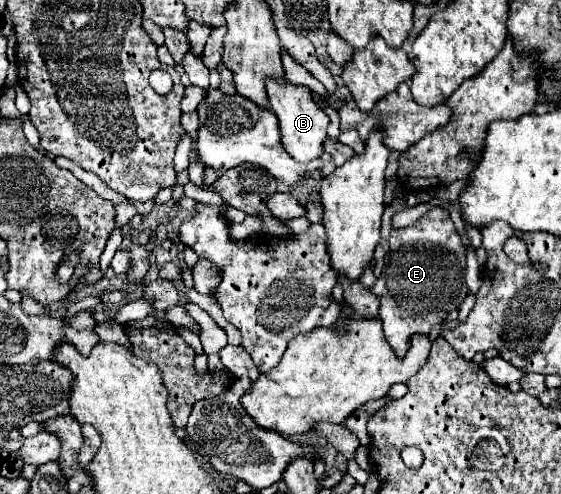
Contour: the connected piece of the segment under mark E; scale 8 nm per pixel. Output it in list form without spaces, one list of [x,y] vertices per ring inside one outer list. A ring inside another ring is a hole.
[[[443,207],[431,209],[415,225],[395,229],[401,233],[393,237],[391,249],[385,257],[383,273],[371,287],[379,299],[379,317],[383,331],[393,351],[403,357],[413,333],[429,333],[433,325],[443,323],[447,313],[461,305],[469,293],[465,285],[465,245],[461,233],[455,229],[449,211]]]

